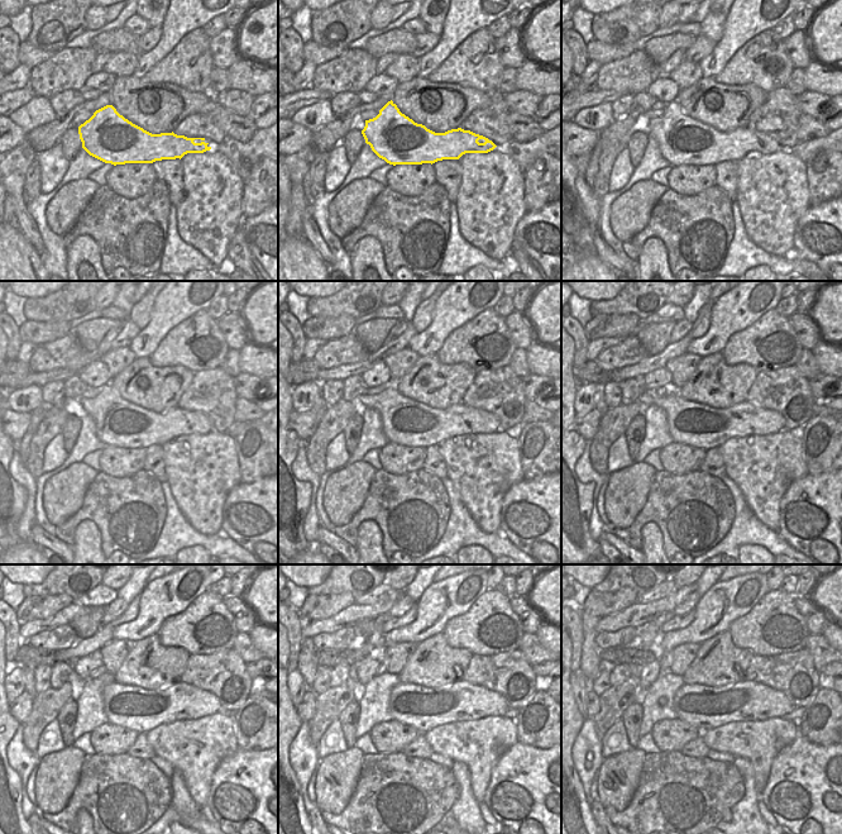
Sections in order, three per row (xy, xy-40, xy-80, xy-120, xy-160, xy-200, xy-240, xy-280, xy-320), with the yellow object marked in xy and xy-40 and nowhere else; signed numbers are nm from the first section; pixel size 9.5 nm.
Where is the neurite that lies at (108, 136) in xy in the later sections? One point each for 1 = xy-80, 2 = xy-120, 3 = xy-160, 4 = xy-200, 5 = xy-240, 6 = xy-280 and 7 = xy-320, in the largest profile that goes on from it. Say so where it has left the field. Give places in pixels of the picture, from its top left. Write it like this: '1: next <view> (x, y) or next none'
1: next xy-80 (682, 139)
2: next xy-120 (119, 423)
3: next xy-160 (405, 422)
4: next xy-200 (695, 424)
5: next xy-240 (134, 708)
6: next xy-280 (424, 708)
7: next xy-320 (706, 708)

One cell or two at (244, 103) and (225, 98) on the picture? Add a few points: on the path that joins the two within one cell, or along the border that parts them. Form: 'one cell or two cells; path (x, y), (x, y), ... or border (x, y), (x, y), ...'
one cell; path (239, 103), (230, 99)

